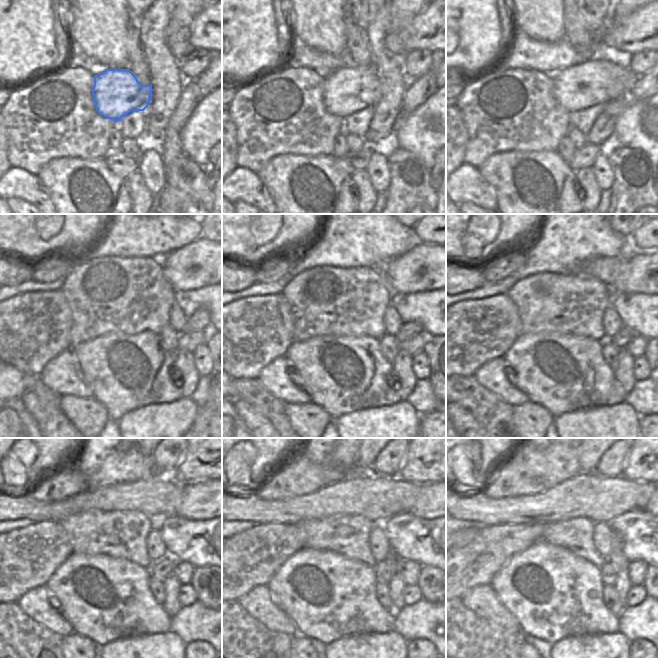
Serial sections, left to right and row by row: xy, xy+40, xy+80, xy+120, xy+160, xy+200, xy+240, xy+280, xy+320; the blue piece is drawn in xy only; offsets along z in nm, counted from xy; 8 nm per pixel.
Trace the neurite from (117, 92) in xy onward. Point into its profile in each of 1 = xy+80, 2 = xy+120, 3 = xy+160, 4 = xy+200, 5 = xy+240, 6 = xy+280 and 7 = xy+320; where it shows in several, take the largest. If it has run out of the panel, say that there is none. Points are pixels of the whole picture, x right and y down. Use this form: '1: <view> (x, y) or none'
1: xy+80 (583, 86)
2: xy+120 (184, 272)
3: xy+160 (409, 273)
4: xy+200 (649, 274)
5: xy+240 (201, 500)
6: xy+280 (425, 506)
7: xy+320 (649, 507)

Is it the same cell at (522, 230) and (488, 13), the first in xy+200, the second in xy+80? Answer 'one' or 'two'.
two

